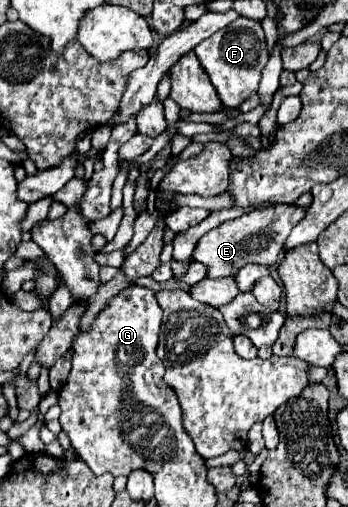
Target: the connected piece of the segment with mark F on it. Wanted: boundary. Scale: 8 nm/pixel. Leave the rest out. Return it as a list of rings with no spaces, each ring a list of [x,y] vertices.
[[[239,17],[231,25],[219,29],[215,35],[199,43],[193,51],[199,57],[201,67],[207,71],[211,83],[215,85],[215,91],[221,103],[227,107],[239,107],[239,103],[245,97],[257,91],[259,81],[261,81],[261,71],[265,63],[269,61],[265,33],[261,29],[261,23],[247,17]]]

